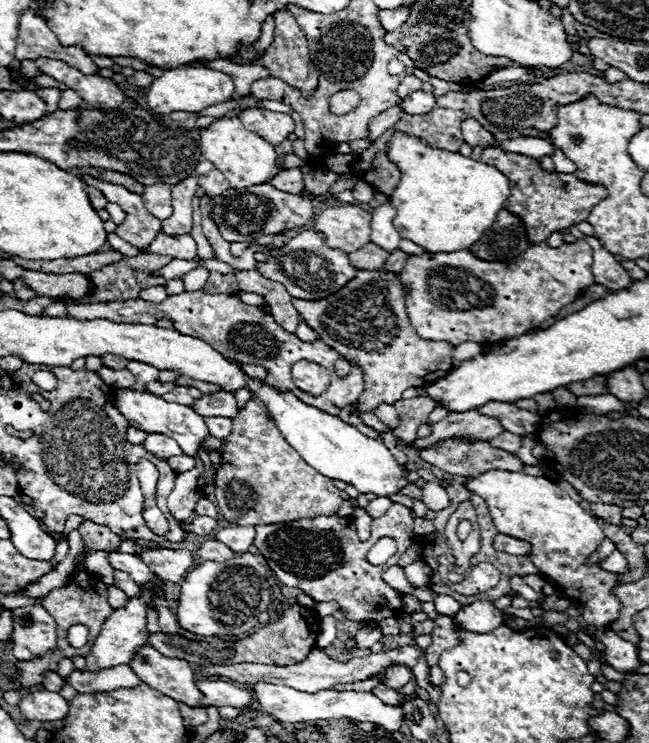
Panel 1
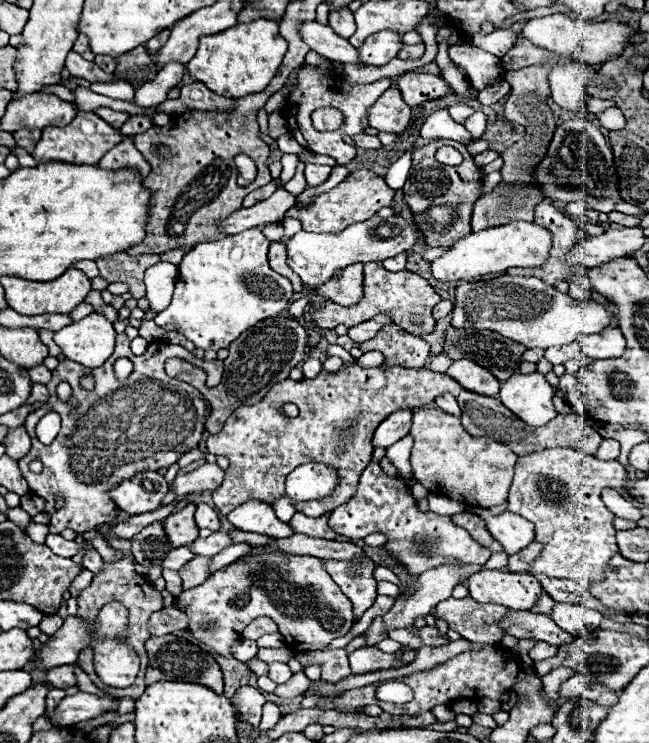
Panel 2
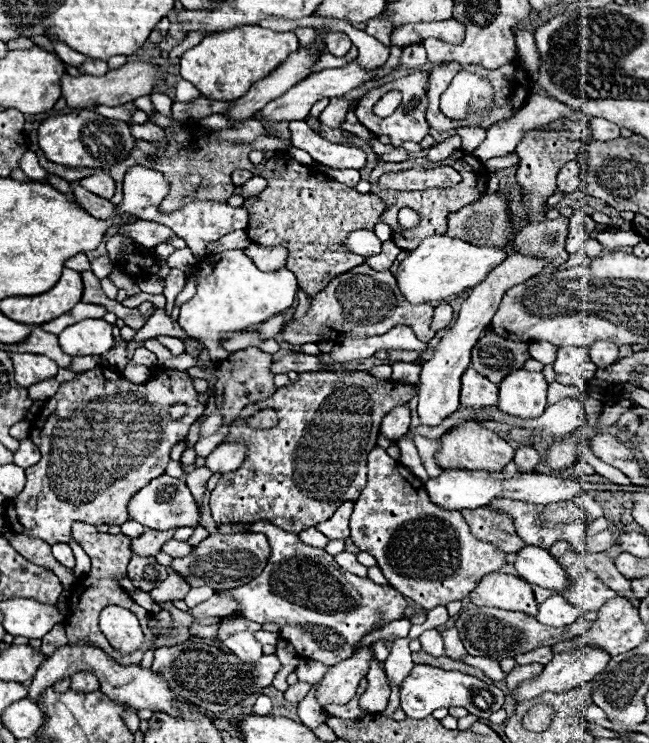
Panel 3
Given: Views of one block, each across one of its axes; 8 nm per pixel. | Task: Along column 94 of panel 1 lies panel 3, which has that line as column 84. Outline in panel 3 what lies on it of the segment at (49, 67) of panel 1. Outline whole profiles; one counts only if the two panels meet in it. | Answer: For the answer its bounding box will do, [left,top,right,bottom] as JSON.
[62,62,160,108]

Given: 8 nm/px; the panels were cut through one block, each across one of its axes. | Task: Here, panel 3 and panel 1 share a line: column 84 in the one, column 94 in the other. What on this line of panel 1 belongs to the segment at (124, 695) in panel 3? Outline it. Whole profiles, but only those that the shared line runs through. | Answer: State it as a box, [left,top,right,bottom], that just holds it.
[86,588,150,670]

